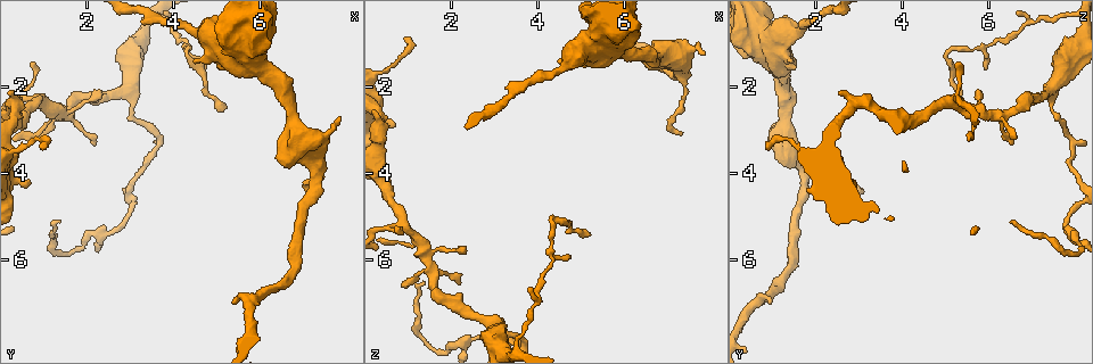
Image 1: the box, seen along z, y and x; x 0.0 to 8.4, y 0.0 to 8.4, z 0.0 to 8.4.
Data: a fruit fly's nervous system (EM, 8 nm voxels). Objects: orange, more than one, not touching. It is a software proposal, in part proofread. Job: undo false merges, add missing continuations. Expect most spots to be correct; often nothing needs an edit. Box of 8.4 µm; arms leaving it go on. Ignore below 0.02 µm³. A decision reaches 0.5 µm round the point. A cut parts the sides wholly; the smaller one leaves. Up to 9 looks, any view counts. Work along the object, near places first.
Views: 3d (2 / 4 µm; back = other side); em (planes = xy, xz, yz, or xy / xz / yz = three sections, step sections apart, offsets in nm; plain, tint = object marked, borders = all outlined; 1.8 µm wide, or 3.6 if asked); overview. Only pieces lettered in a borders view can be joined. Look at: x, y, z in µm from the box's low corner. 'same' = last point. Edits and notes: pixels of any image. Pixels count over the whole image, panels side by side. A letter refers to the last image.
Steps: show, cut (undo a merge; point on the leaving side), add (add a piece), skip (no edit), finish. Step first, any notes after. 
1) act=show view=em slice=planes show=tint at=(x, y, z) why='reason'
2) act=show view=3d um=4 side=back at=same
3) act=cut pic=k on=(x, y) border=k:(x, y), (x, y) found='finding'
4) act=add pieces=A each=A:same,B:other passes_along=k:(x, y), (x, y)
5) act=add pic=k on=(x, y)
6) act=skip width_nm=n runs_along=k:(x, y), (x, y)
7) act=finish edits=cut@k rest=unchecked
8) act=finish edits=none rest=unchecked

act=show view=3d um=4 at=(7.30, 4.40, 3.15) why='tapers out'

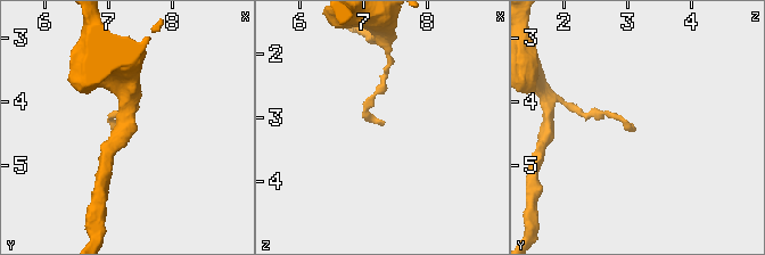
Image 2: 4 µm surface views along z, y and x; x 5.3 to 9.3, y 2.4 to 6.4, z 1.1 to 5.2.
act=show view=em slice=yz step=16 show=tint at=(7.25, 4.45, 3.15) why='shape alone is not enough'

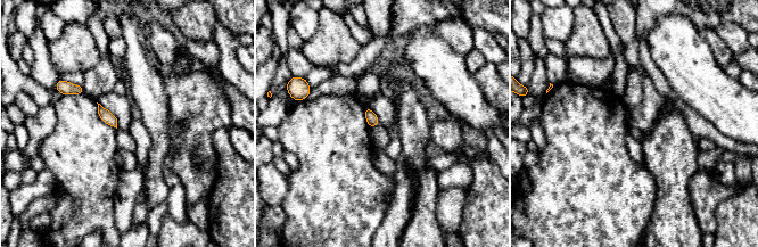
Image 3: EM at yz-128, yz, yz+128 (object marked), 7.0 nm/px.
act=show view=em slice=planes show=borders at=same why='another direction'

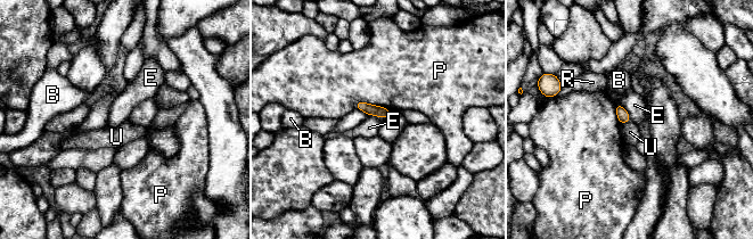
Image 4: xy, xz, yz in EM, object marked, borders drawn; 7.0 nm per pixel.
act=skip each=B:other,E:other,P:other,R:other,U:other border=4:(621, 104), (631, 120) found='none of them fits'

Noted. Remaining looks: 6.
act=show view=3d um=4 side=back at=(0.85, 2.30, 5.20) why='arms part here'

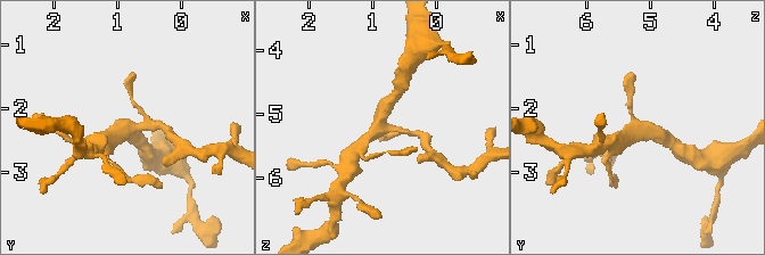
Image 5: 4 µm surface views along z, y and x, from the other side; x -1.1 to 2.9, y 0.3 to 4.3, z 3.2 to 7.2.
act=show view=em slice=xz step=16 show=tint at=(0.90, 2.35, 5.20)

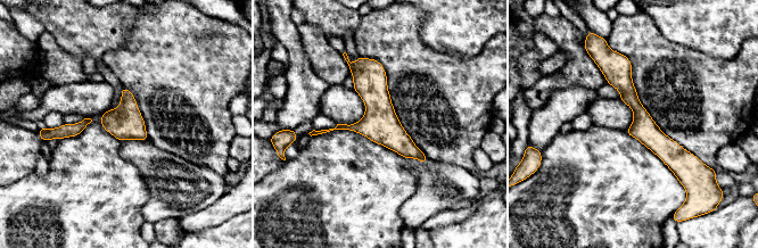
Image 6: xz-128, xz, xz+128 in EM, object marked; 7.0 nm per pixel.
act=show view=em slice=xz step=16 show=borders at=same

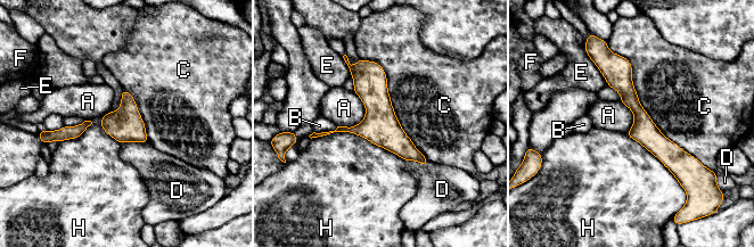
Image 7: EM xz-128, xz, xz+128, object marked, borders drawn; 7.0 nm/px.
act=skip width_nm=180 each=A:other,B:other,C:other,D:other,E:other,F:other,H:other border=7:(353, 90), (365, 117), (338, 126) found='all the same neuron'

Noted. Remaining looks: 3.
act=show view=em slice=planes show=borders at=(1.30, 5.10, 6.45) why='branch stops here'

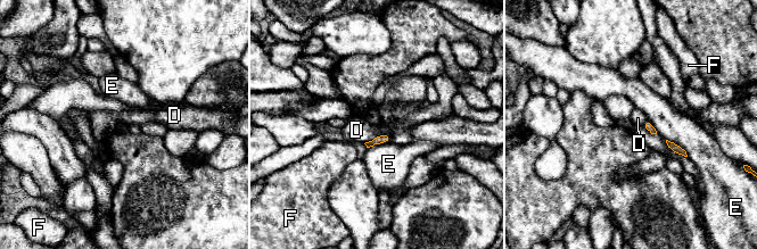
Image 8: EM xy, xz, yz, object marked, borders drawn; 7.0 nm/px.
act=skip longest_contact=D:200nm each=D:other,E:other,F:other border=8:(391, 134), (378, 134), (364, 143) found='no lettered piece goes on from it'

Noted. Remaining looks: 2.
act=show view=em slice=yz step=8 show=borders at=(2.95, 2.10, 7.45) why='three-way junction'

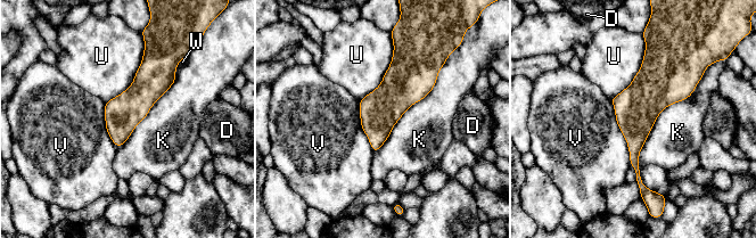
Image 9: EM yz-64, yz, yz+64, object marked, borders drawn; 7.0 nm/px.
act=skip longest_contact=K:800nm each=D:other,K:other,U:other,V:other,W:other border=9:(703, 74), (657, 116), (638, 167) found='all the same neuron'

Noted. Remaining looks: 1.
act=finish edits=none rest=unchecked

